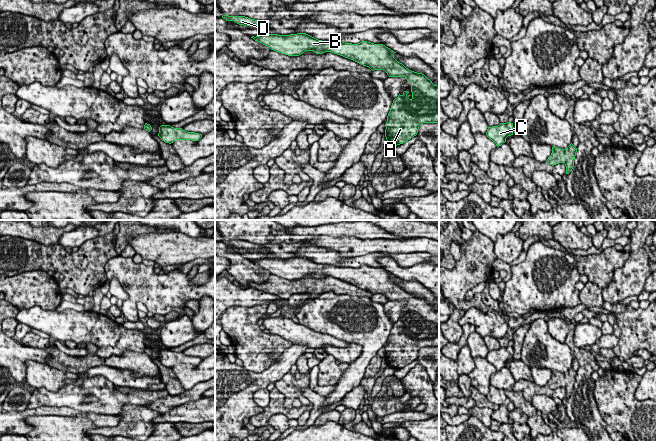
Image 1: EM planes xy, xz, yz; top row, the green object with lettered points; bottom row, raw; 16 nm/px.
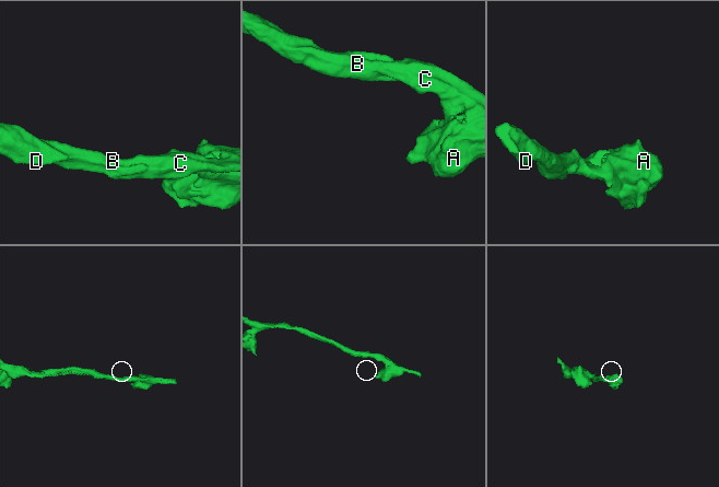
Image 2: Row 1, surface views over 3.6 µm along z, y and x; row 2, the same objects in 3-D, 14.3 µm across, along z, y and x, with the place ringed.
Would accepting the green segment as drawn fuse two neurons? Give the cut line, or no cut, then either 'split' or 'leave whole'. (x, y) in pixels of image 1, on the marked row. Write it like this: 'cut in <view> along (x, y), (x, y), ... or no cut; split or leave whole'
no cut; leave whole

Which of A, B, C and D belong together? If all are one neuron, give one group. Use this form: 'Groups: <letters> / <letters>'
Groups: A B C D

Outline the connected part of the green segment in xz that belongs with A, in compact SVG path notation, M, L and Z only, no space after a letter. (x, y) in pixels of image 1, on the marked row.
M306 33L264 34L251 38L288 56L299 56L305 51L316 54L332 52L372 71L383 70L389 77L405 77L411 82L412 98L409 99L409 92L404 91L393 100L385 124L385 137L389 144L397 146L407 142L417 135L423 123L439 123L439 85L434 85L424 74L406 68L394 58L396 52L383 44L325 42Z

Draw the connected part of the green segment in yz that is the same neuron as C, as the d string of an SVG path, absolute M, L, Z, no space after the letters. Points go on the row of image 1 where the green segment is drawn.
M500 123L498 126L488 127L486 135L499 147L506 142L508 136L513 135L513 130L513 123Z

